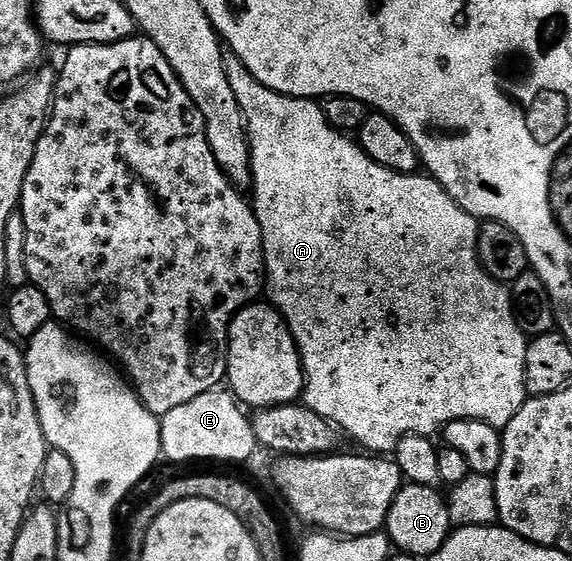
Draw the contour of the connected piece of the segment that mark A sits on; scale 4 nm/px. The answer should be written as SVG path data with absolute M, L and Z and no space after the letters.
M224 50L223 64L229 85L233 85L233 97L237 97L237 105L241 105L243 119L247 122L247 140L251 146L251 187L255 191L253 206L263 238L265 287L268 292L271 290L270 302L287 322L299 346L304 377L302 402L313 409L313 413L337 424L350 442L352 439L360 443L364 447L360 448L367 453L394 452L406 435L435 437L444 427L462 419L485 421L500 429L507 427L529 398L525 381L525 353L529 339L511 312L510 290L489 277L479 263L477 237L480 220L461 209L461 205L445 193L434 177L426 173L402 175L377 165L377 161L367 156L350 134L329 125L322 106L316 100L282 95L261 85L232 51Z

